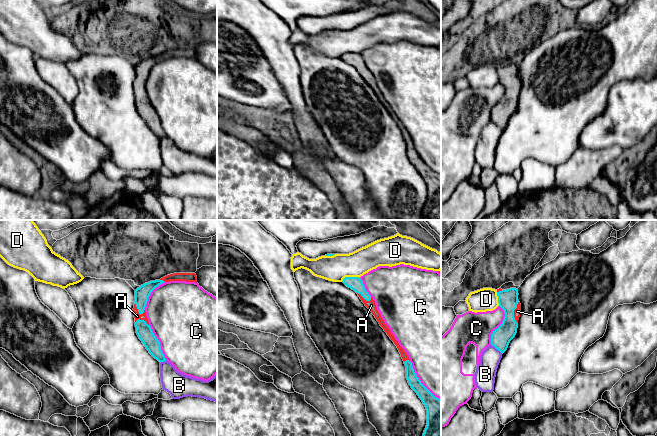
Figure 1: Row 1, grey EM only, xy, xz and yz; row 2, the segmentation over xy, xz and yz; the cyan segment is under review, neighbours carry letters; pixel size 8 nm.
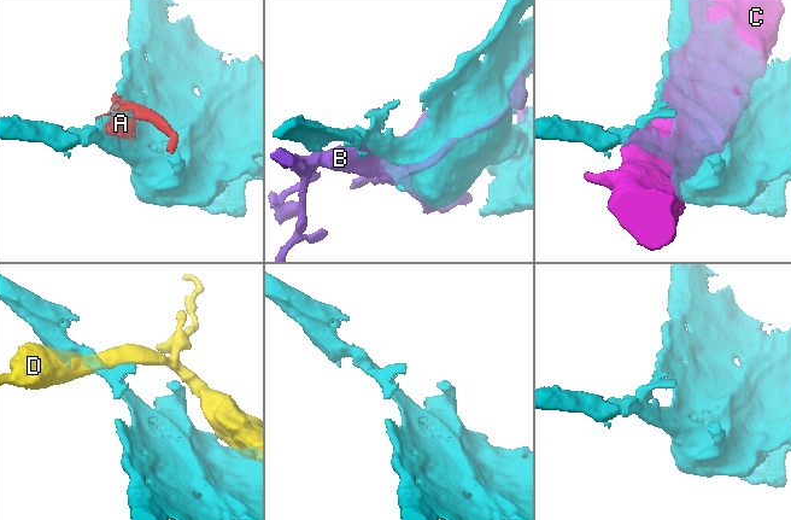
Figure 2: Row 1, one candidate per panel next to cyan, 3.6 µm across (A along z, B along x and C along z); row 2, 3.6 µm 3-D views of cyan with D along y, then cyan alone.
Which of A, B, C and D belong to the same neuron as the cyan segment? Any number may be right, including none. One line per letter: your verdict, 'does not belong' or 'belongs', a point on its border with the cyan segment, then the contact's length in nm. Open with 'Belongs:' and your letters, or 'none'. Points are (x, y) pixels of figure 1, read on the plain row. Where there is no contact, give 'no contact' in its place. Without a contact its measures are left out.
Belongs: A
A: belongs; meets cyan in yz at (513, 88); contact 180 nm long
B: does not belong; meets cyan in yz at (497, 125); contact 120 nm long
C: does not belong; meets cyan in xz at (420, 157); contact 400 nm long
D: does not belong; meets cyan in xz at (350, 53); contact 160 nm long

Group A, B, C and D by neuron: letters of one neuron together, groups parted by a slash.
A / B / C / D

